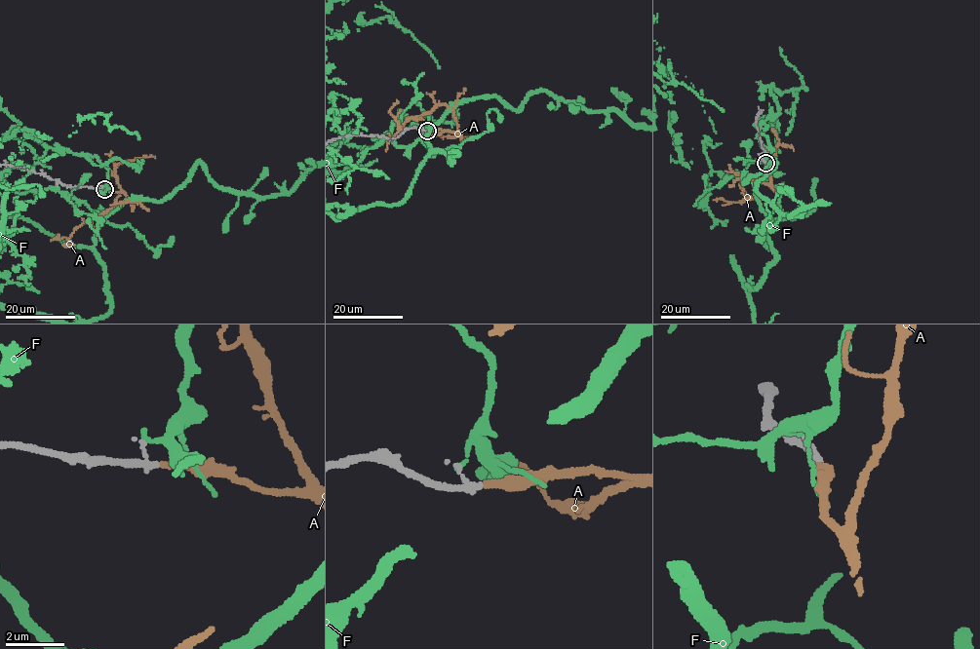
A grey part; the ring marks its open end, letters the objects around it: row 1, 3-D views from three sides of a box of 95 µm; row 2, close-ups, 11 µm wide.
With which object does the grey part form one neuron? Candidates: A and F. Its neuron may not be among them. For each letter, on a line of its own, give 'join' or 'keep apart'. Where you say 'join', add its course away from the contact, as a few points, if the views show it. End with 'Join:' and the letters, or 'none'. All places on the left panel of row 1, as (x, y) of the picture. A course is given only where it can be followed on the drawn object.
A: join; it runs (104, 189), (121, 192), (134, 202), (116, 203), (85, 221), (64, 245), (74, 246)
F: keep apart
Join: A

